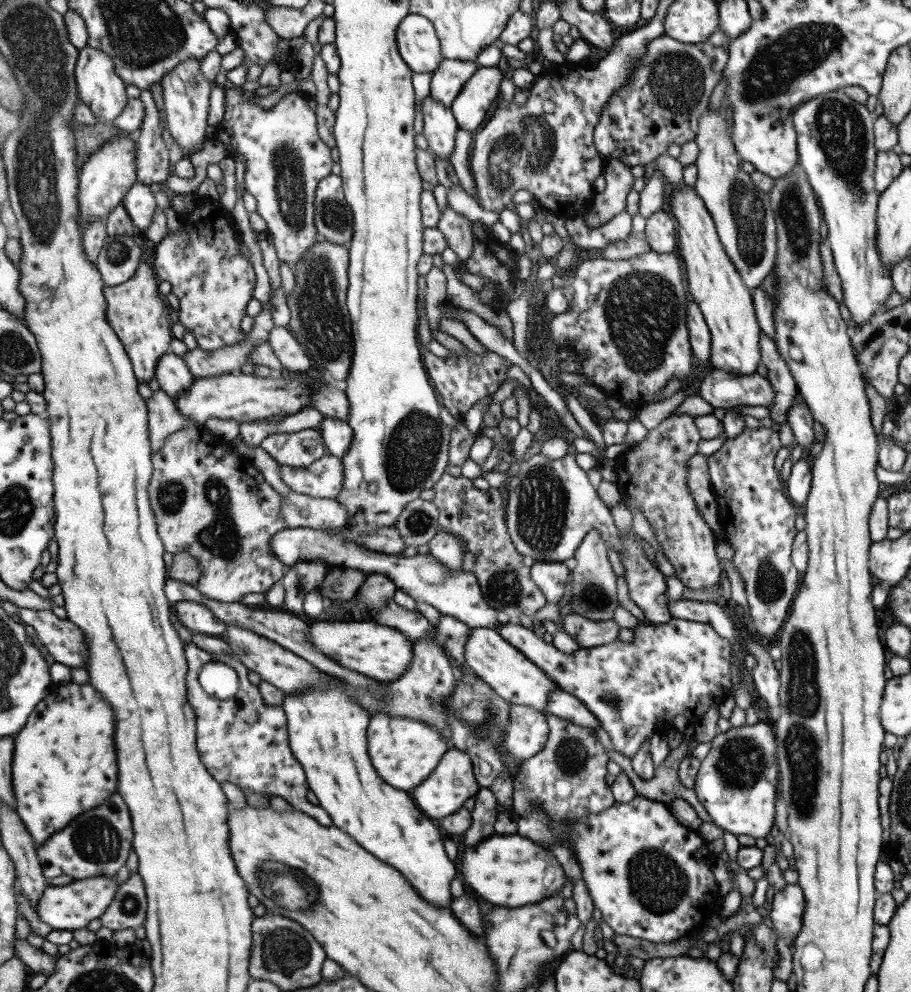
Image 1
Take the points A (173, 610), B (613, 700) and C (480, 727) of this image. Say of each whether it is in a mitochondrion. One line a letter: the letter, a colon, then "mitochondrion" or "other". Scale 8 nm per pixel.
A: other
B: mitochondrion
C: mitochondrion

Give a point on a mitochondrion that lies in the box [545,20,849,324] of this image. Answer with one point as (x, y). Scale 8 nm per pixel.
(775, 68)

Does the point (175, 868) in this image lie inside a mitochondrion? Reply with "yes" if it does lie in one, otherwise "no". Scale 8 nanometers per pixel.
no

